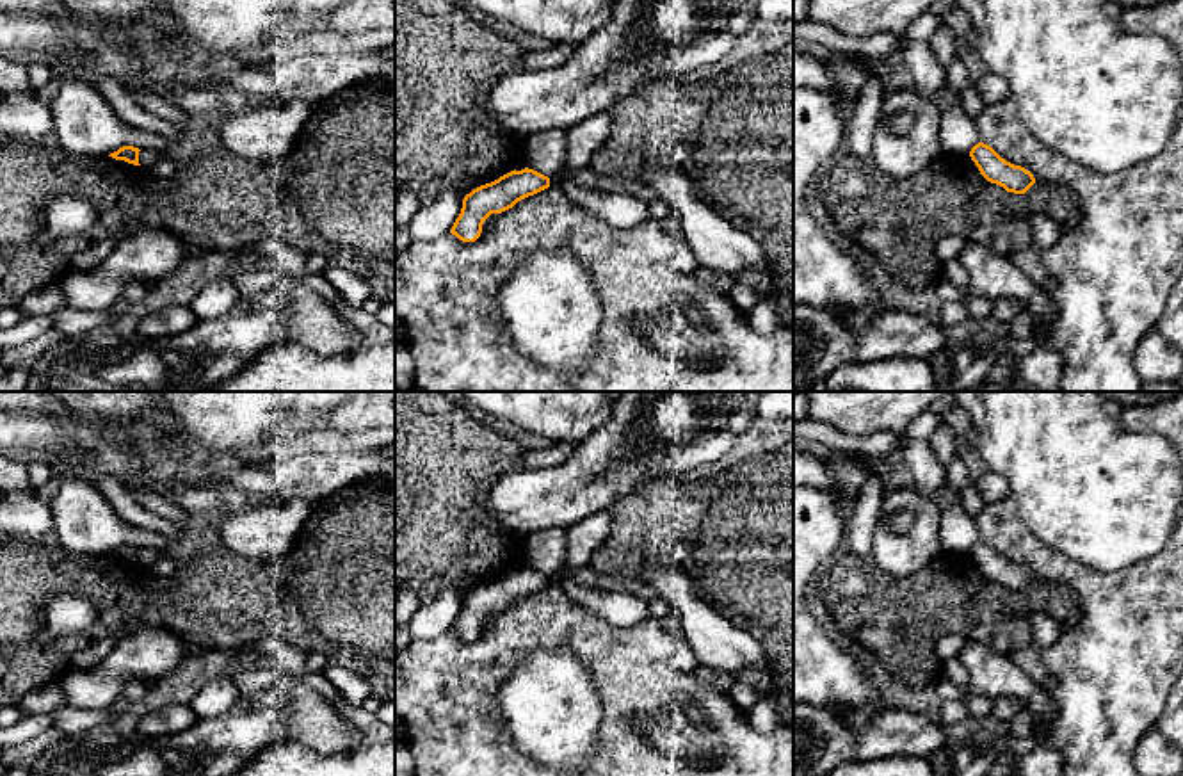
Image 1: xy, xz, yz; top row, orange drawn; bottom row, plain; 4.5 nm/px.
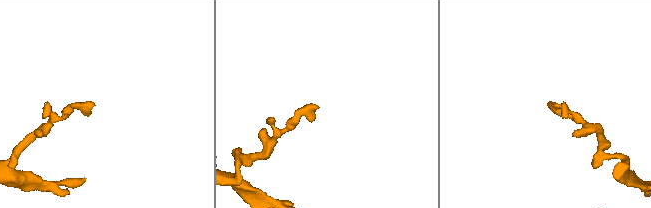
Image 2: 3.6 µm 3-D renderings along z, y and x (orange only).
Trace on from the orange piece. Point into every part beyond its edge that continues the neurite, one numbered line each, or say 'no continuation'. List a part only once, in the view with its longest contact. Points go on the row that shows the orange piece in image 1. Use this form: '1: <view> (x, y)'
no continuation

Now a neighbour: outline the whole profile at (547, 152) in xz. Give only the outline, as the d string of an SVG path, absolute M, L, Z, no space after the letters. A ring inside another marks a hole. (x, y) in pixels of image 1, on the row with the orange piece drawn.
M566 130L539 132L525 141L527 167L548 178L560 173L567 155Z

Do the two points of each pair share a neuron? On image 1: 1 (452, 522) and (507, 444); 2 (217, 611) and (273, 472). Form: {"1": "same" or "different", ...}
{"1": "same", "2": "different"}

